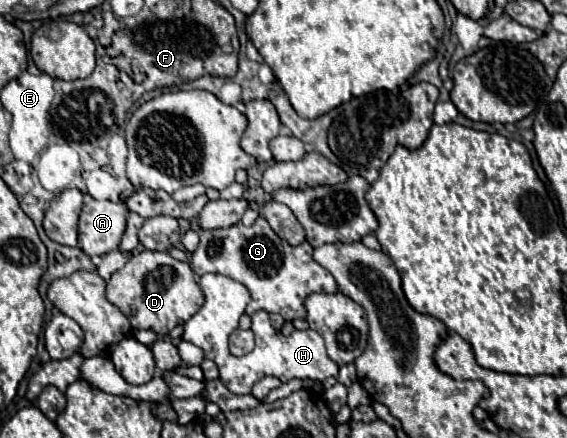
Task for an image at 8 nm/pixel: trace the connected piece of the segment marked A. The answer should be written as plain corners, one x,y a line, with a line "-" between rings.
88,198
84,202
78,224
78,240
88,256
100,256
116,250
120,246
124,230
126,210
122,204
94,198

